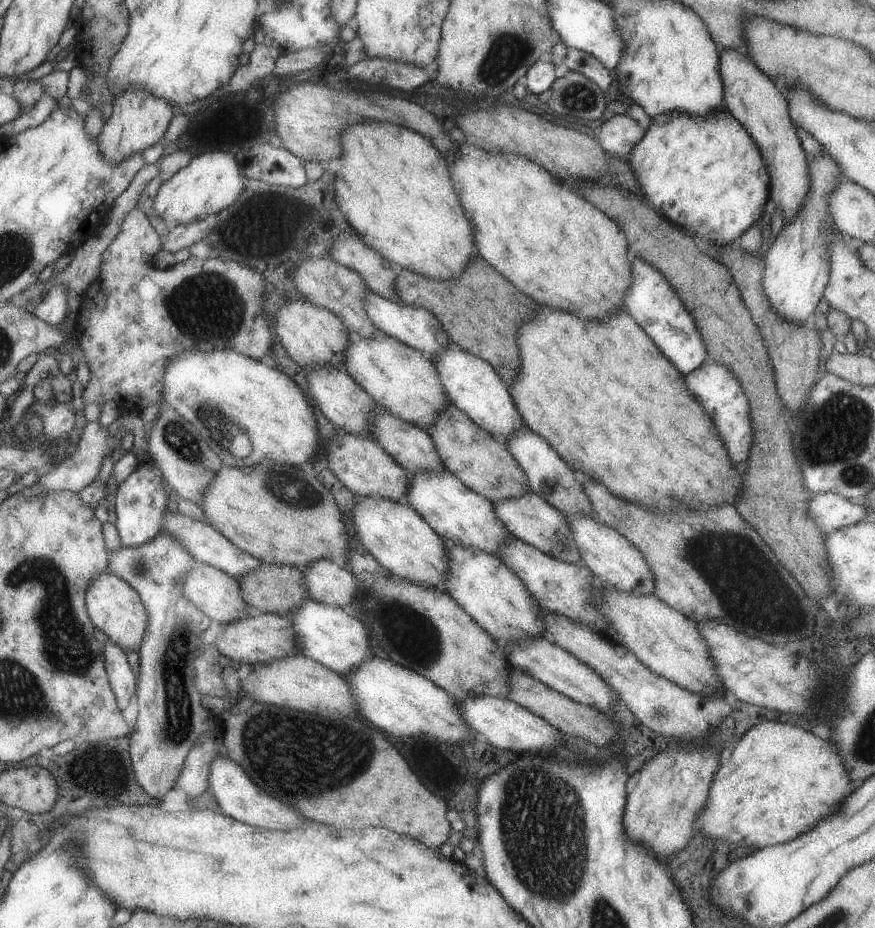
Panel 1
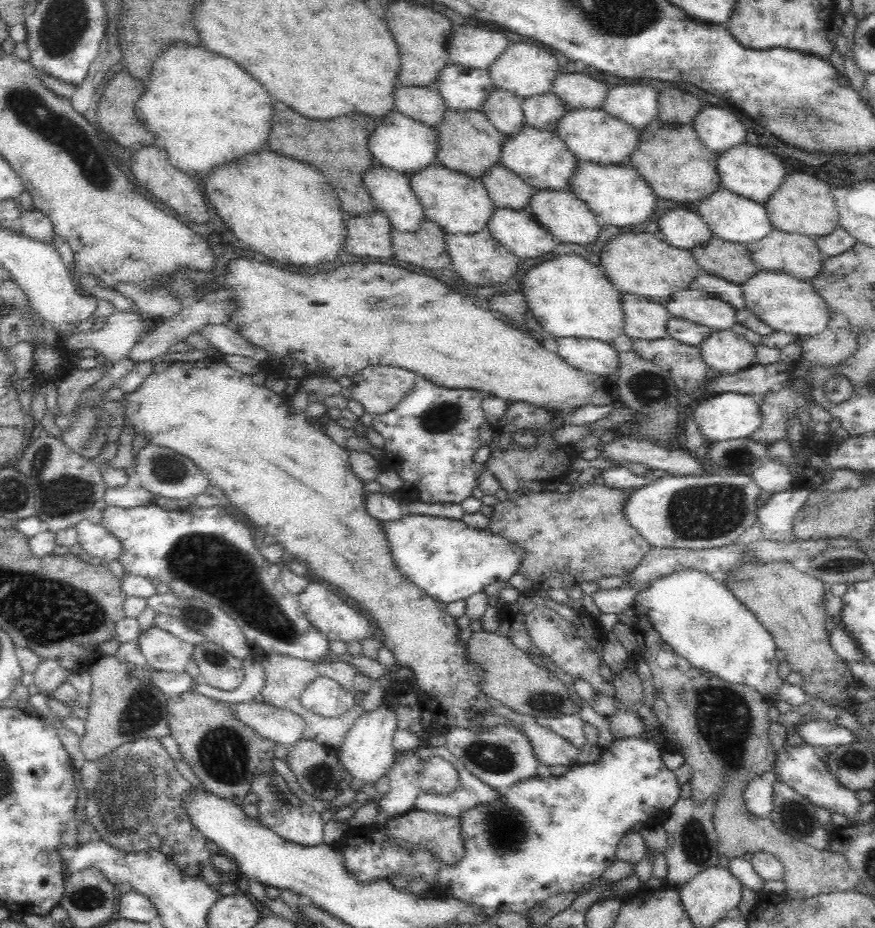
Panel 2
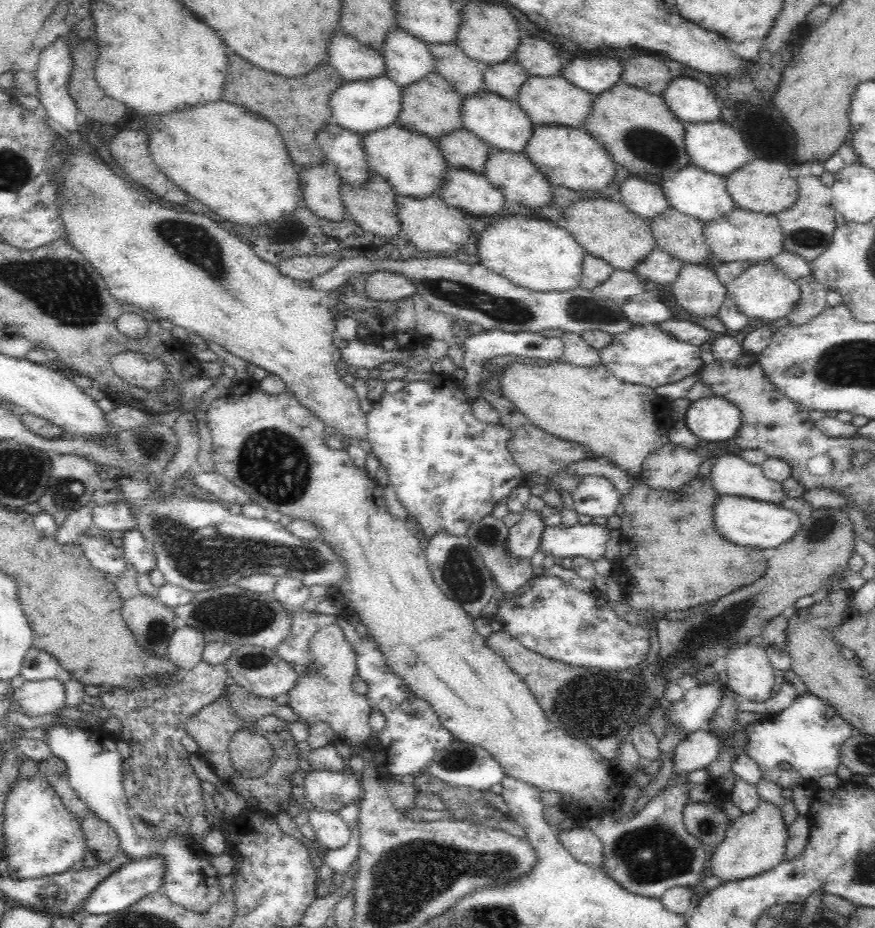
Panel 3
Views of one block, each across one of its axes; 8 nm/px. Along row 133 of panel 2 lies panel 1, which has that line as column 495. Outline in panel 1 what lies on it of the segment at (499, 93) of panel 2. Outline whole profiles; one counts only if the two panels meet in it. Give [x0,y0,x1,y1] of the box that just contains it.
[493,490,582,564]

